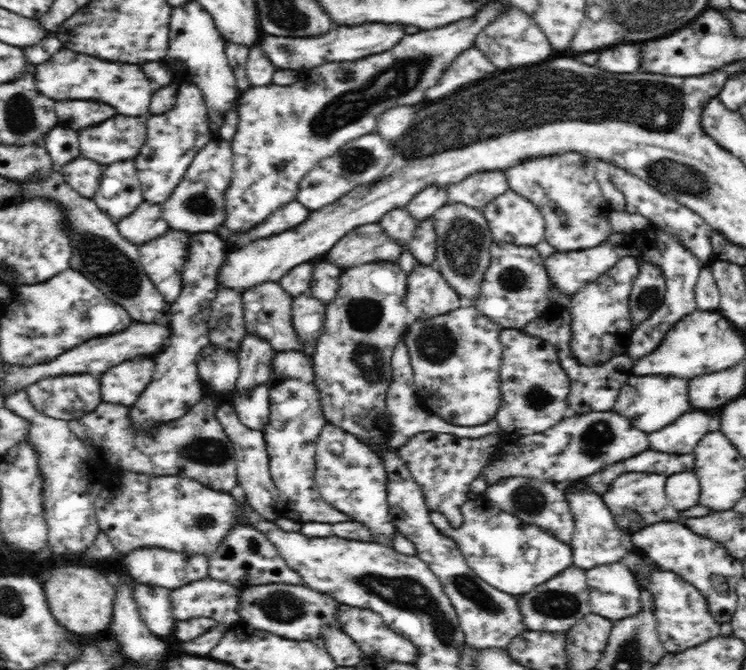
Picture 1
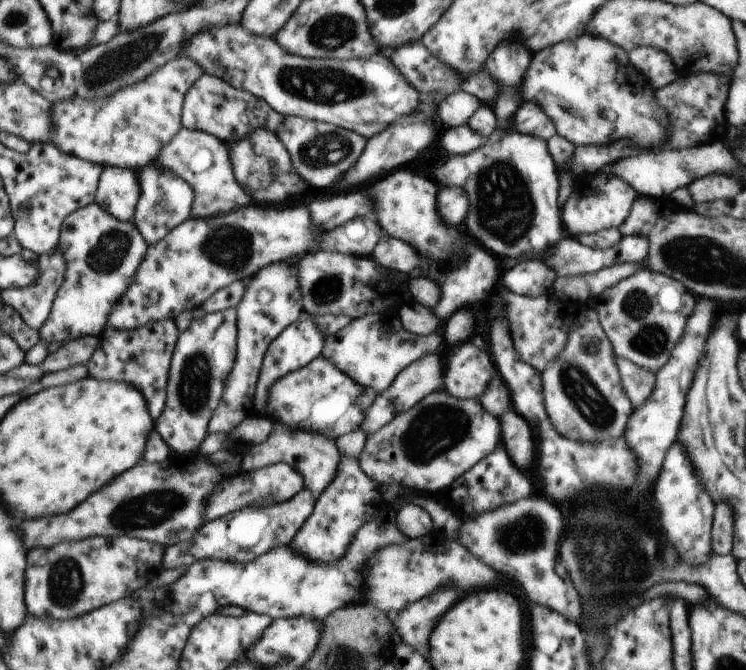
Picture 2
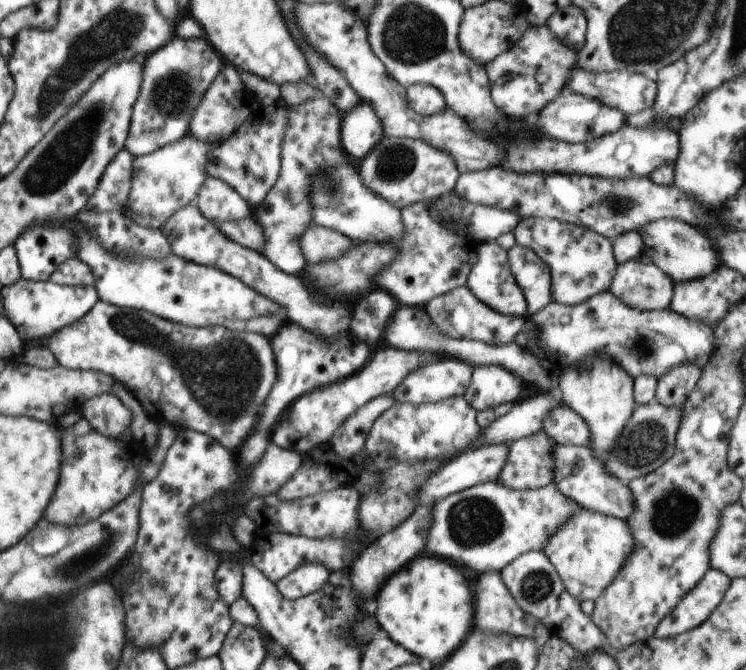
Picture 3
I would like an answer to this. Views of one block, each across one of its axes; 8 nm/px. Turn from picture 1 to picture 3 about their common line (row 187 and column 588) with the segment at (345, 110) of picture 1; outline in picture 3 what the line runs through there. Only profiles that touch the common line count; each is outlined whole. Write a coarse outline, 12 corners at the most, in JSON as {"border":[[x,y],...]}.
{"border":[[520,219],[516,243],[548,266],[554,302],[610,290],[606,236],[558,219]]}

